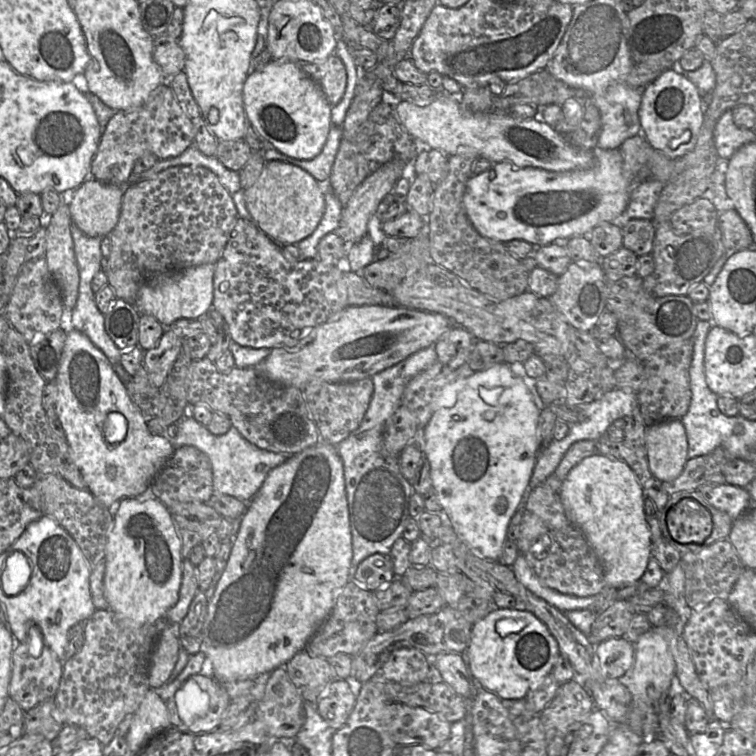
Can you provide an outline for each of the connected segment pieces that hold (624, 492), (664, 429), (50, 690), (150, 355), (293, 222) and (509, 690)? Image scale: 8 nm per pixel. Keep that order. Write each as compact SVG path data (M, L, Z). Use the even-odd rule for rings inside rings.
M600 453L588 456L569 471L560 498L569 521L582 532L600 560L609 589L640 581L652 556L652 543L644 511L644 489L633 470L613 457Z
M669 419L646 429L646 456L654 478L664 482L677 478L688 460L687 435L681 419Z
M28 637L27 642L16 642L12 652L12 674L9 685L9 697L12 698L24 712L28 711L41 702L55 696L59 687L62 672L63 661L57 657L57 655L49 648L48 645L44 645L40 656L33 657L28 651Z
M166 329L155 347L145 351L143 365L150 383L160 388L173 367L182 347L182 339Z
M284 161L265 163L260 177L245 190L246 206L257 227L280 245L297 244L318 226L324 211L322 185L299 166Z
M501 608L473 624L466 653L474 680L502 701L524 699L548 678L560 656L556 639L535 615L528 611Z

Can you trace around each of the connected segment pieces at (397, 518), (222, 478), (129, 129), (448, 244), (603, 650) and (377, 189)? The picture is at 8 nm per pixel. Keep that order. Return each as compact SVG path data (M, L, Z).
M432 344L371 376L374 391L361 424L335 446L344 466L352 534L352 567L358 567L365 558L376 553L390 556L393 544L402 537L410 518L409 505L413 487L400 471L399 456L386 452L383 433L389 418L402 405L406 384L436 361L437 353Z
M188 410L184 412L178 423L170 425L167 433L161 436L175 448L193 446L203 452L211 463L214 494L233 496L246 503L257 494L270 470L281 465L291 456L258 448L244 439L234 427L222 436L215 436L207 427L188 415Z
M163 83L153 90L146 102L138 108L117 111L108 121L100 138L98 150L92 160L90 175L103 183L123 186L132 183L131 173L135 162L146 153L155 155L158 160L175 158L194 144L193 123L184 109L179 105L169 85Z
M455 154L448 156L448 173L441 182L434 184L432 209L426 217L431 261L451 271L461 280L465 280L480 293L492 299L505 300L528 290L529 272L521 260L507 250L504 243L480 235L466 214L463 196L467 182L473 176L472 164L476 159L472 155Z
M609 638L594 646L593 668L604 678L621 678L633 666L634 644L620 638Z
M392 159L383 164L376 171L366 177L356 188L347 204L342 209L340 225L334 232L338 233L347 245L358 242L368 233L368 222L375 215L382 199L390 193L391 189L400 177L412 181L414 173L413 162L405 162L401 159Z

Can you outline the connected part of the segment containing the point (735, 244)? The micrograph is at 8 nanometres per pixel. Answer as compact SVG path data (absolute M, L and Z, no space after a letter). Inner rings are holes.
M728 208L719 214L718 230L726 252L753 247L752 233L734 208Z

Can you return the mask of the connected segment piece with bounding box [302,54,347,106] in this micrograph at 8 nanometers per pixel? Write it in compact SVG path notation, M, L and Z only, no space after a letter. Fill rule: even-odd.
M337 54L319 63L302 64L302 68L321 86L332 106L341 101L347 85L347 72Z

